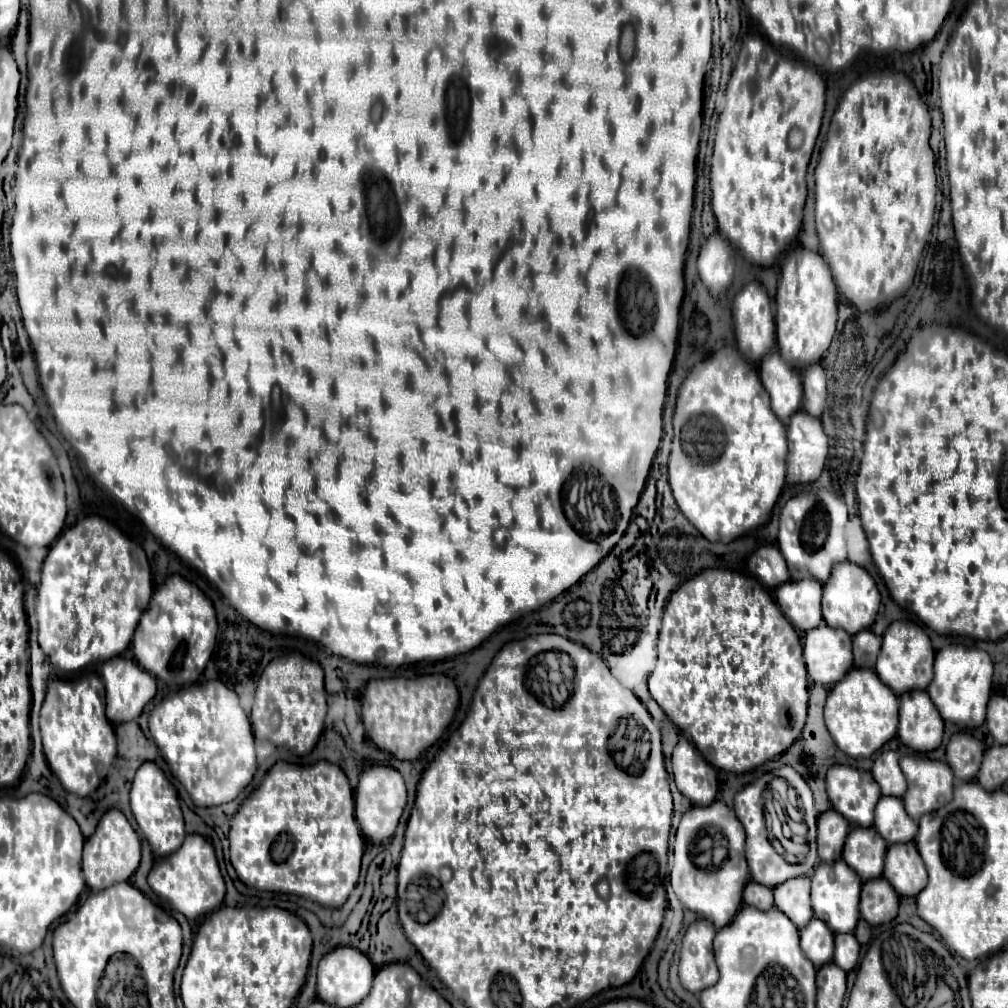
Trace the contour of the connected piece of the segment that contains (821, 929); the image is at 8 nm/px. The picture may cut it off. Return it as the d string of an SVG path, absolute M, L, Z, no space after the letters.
M812 917L810 923L804 929L800 929L800 947L816 967L822 967L824 963L832 961L832 951L834 951L832 939L834 933L822 919L816 917Z

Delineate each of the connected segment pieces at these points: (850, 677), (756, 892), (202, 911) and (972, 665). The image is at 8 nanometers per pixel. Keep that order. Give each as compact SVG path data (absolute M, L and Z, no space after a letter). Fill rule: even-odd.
M858 667L848 671L848 675L830 689L824 707L824 719L832 739L846 755L854 759L870 757L888 739L896 735L896 715L898 715L896 693L890 687L884 687L884 683L880 683L876 671Z
M750 881L744 889L744 903L758 907L762 911L768 911L774 905L774 897L772 897L772 889L766 885L760 885L756 881Z
M196 833L188 835L178 851L154 863L148 875L148 885L156 895L164 897L176 911L180 911L188 919L198 919L218 909L226 893L214 847L202 835Z
M948 645L936 653L934 679L928 685L928 695L936 703L944 721L964 727L978 727L986 717L986 703L992 691L992 659L986 651L964 645Z

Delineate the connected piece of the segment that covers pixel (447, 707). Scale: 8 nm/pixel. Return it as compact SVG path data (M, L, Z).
M418 675L412 679L372 679L362 697L362 723L366 735L396 759L418 759L440 739L454 717L458 689L446 675Z

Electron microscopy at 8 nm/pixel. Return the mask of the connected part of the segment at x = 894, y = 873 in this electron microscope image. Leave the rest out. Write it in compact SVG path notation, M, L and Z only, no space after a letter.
M912 841L888 847L884 863L884 879L888 879L892 887L896 887L896 893L904 897L916 897L926 887L928 873Z

